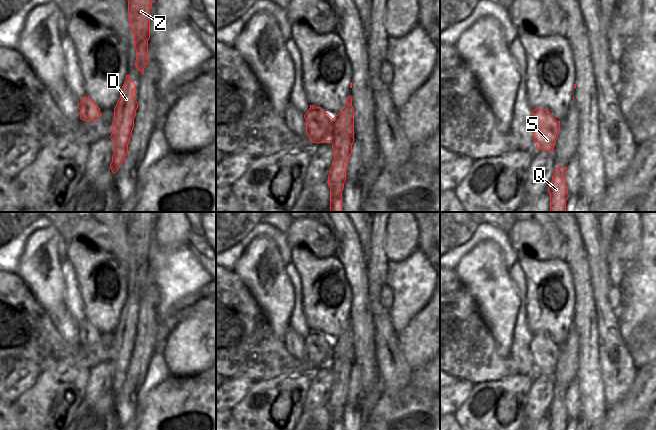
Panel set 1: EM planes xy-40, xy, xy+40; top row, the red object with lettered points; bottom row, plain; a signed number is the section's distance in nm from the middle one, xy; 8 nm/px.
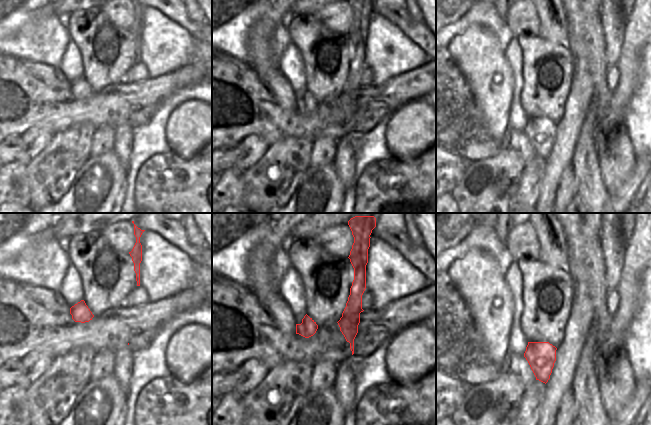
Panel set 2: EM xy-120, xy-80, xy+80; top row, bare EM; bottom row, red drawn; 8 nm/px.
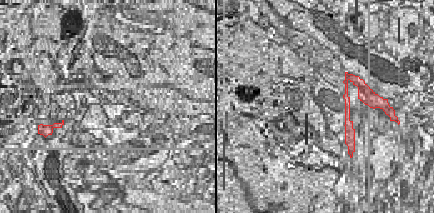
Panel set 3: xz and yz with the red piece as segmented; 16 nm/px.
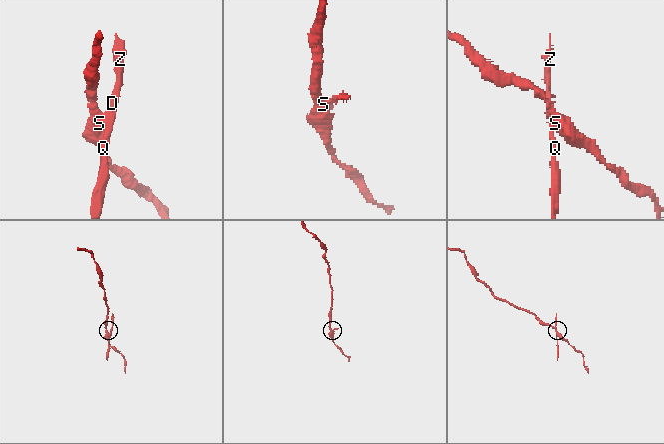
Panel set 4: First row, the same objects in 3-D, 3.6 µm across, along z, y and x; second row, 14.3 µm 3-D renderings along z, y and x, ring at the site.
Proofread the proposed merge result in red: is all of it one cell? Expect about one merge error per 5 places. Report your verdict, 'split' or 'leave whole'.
split

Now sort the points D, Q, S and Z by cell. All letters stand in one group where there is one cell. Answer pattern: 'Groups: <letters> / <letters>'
Groups: D Q Z / S.

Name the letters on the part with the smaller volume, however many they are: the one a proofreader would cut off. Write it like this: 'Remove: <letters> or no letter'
Remove: D, Q, Z

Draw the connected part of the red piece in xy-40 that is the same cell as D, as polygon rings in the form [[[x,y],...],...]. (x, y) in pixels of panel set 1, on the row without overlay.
[[[126,299],[126,304],[120,314],[120,322],[114,332],[114,344],[112,346],[112,358],[110,360],[114,368],[114,378],[110,392],[115,398],[128,378],[128,368],[134,352],[134,342],[138,327],[136,325],[136,309]]]

